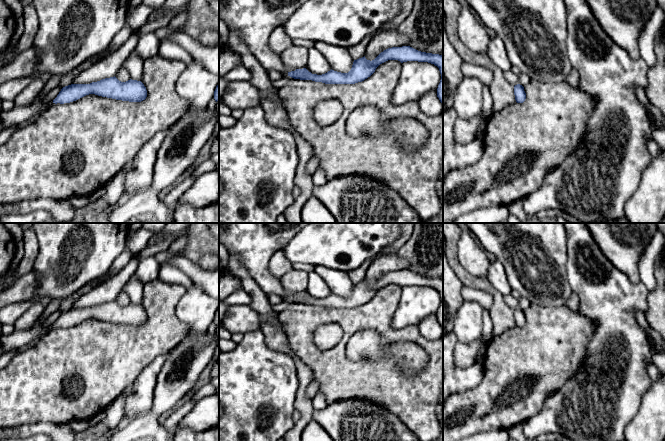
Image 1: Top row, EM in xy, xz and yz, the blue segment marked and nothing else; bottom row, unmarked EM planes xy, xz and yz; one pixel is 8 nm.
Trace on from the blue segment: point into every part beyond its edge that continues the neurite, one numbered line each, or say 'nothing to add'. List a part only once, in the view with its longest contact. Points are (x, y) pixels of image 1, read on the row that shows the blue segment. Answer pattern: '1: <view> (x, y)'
1: xy (17, 115)

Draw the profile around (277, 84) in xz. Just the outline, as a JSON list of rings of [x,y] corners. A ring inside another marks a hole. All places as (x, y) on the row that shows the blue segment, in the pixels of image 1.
[[[286,75],[286,76],[282,77],[282,78],[280,78],[279,80],[272,81],[271,85],[272,85],[272,88],[279,89],[282,86],[288,84],[289,82],[292,82],[293,80],[295,80],[295,79],[288,76],[288,75]]]

